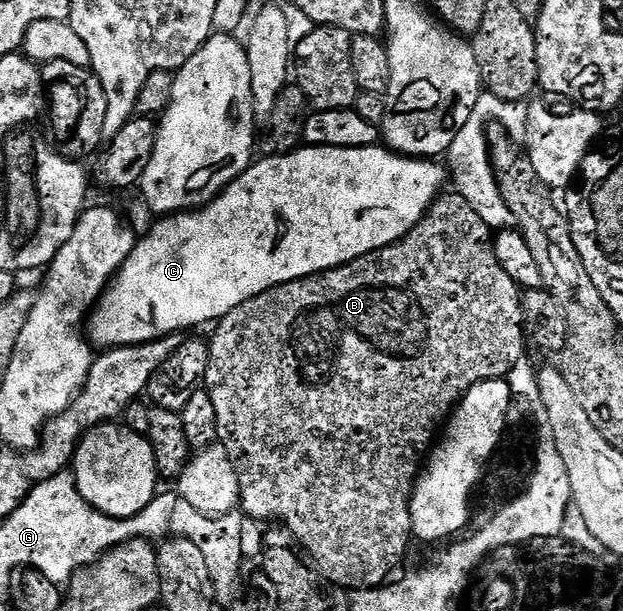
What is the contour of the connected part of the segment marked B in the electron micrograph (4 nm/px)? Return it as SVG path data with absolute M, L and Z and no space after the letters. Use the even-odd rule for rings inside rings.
M446 191L423 215L418 226L401 241L335 269L272 287L240 303L240 307L228 311L228 315L221 317L213 326L214 338L208 341L210 366L204 385L212 405L216 407L218 441L228 451L236 467L241 512L258 521L277 523L292 531L295 539L310 552L319 569L341 589L361 591L381 586L390 577L389 573L401 563L406 548L412 542L410 496L414 493L424 458L431 452L444 422L471 387L481 381L505 378L524 355L525 349L522 348L528 345L528 341L524 336L522 293L508 271L500 267L494 238L491 228L476 215L470 203L458 192Z

